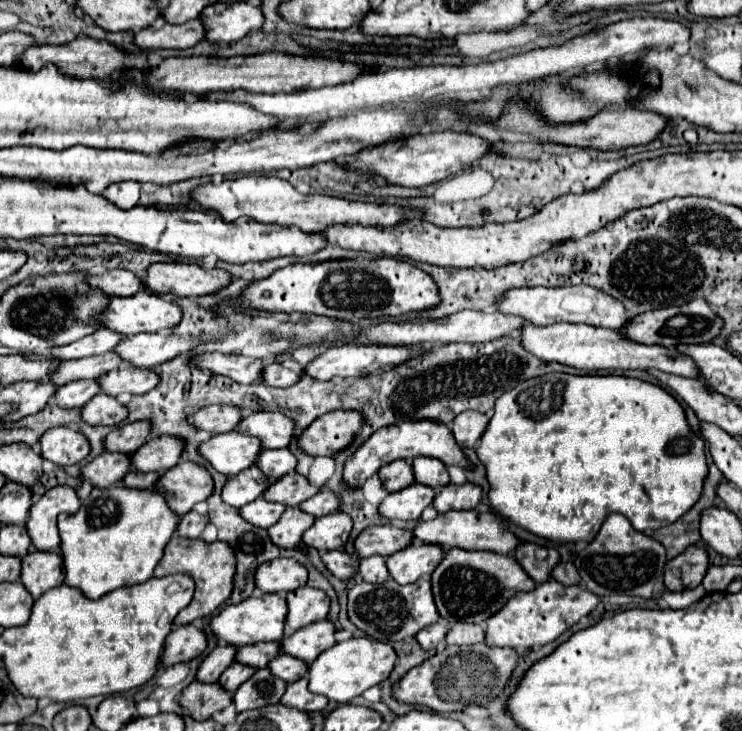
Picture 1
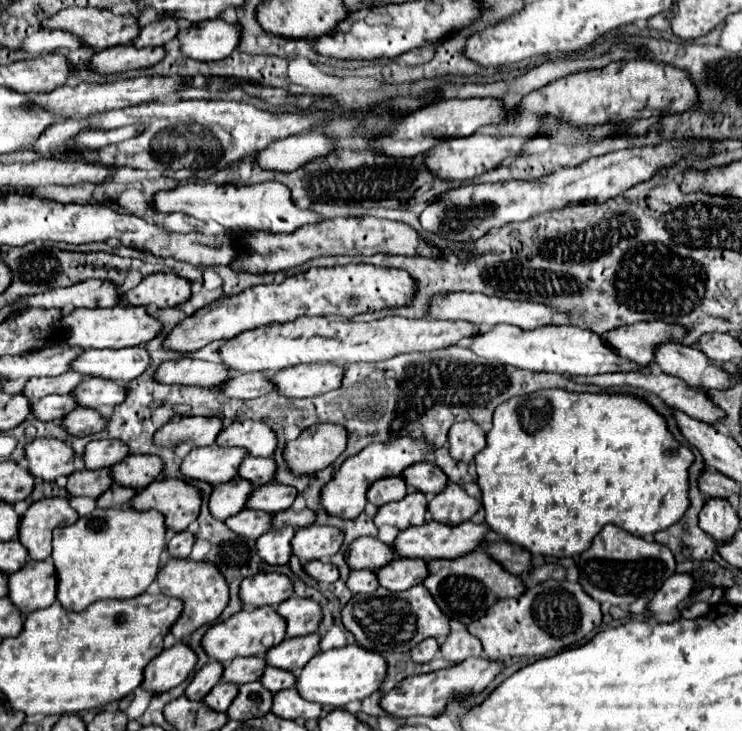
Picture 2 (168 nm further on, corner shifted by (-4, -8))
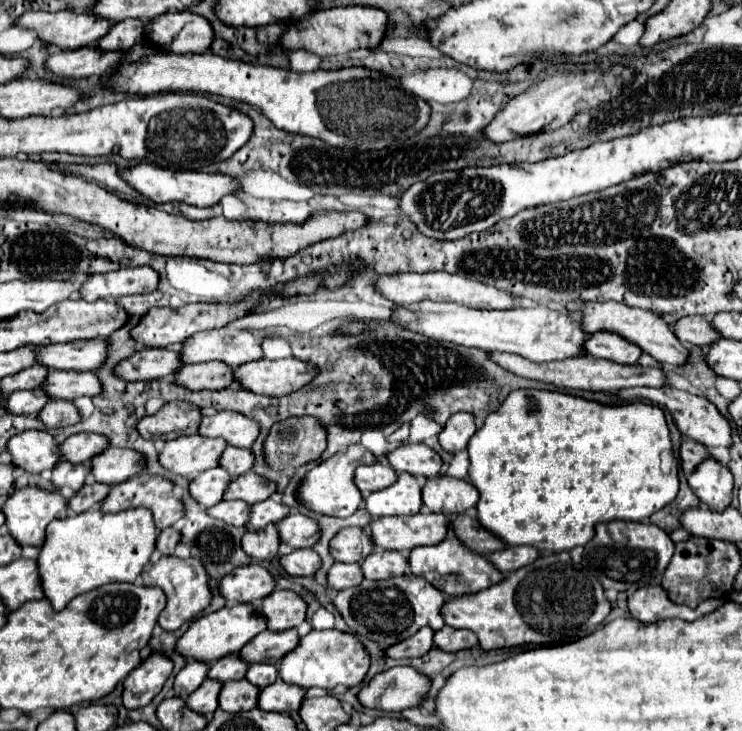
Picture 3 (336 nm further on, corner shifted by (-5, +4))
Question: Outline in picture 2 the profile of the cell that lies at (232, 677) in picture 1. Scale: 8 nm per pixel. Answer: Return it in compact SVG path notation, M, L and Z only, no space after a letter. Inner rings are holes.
M219 682L219 684L203 698L203 702L205 702L211 710L215 710L215 712L227 712L231 700L237 696L237 688L239 688L237 684L233 686L233 684L227 684L227 682Z

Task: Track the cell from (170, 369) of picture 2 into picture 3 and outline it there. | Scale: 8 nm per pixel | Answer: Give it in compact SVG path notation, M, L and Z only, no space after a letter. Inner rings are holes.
M152 348L140 350L134 356L122 360L116 366L116 374L124 380L158 380L158 378L172 378L184 362L180 360L180 352L166 350L166 348Z

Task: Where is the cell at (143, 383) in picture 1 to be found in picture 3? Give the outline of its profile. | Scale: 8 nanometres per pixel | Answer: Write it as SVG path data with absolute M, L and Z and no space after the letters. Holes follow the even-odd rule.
M50 370L42 390L52 400L76 400L80 396L98 396L102 392L102 384L94 372Z

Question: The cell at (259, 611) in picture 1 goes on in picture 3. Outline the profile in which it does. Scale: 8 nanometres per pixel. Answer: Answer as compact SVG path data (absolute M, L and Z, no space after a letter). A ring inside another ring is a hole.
M236 604L232 608L228 606L194 620L192 626L186 630L186 634L178 640L178 650L188 658L196 658L200 662L212 664L226 654L240 652L240 648L244 648L256 634L264 630L266 630L264 616L256 616L256 608L252 604Z

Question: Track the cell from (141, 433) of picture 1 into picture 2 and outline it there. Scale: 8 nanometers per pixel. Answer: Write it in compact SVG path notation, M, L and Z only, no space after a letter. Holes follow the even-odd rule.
M93 440L85 446L83 462L87 470L99 470L111 468L125 456L127 452L123 452L123 444L119 444L119 440Z

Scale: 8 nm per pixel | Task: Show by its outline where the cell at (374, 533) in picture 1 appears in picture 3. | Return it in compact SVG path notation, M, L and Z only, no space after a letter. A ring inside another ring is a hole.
M344 528L330 542L330 552L336 562L362 562L366 556L374 552L372 536L364 532L364 528Z

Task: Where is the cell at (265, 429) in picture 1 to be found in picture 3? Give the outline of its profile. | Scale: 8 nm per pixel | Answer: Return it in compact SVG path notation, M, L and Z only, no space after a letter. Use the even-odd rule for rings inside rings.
M216 412L214 416L202 418L198 434L206 438L224 438L232 446L252 448L260 434L260 424L238 412Z

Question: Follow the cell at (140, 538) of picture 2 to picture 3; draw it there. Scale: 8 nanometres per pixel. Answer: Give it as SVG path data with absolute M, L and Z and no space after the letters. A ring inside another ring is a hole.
M146 508L122 510L116 514L88 510L48 524L38 566L42 588L52 608L64 610L72 598L108 582L134 582L150 562L156 538L154 516Z

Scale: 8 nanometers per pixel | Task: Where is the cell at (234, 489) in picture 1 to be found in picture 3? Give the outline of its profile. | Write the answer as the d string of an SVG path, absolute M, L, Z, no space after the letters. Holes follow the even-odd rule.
M218 466L218 468L206 470L206 472L200 472L198 476L194 476L194 480L190 482L190 494L204 508L210 508L210 506L222 502L224 492L230 482L232 482L232 478L228 476L228 472L224 472L224 468Z

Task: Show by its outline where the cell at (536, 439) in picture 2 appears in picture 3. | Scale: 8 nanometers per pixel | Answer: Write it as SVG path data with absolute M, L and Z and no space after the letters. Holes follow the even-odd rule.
M514 390L506 396L506 400L500 404L496 412L492 412L484 426L472 436L468 444L470 454L470 482L478 488L480 500L478 500L478 520L484 528L494 532L498 538L502 538L508 546L534 546L540 552L564 552L572 550L574 546L584 546L592 540L592 534L596 534L596 524L610 522L610 520L644 520L650 518L654 512L664 508L664 504L670 504L676 498L678 492L678 460L672 450L672 440L668 432L668 424L664 418L664 412L656 404L620 404L620 406L608 406L592 400L584 400L578 396L562 394L562 392L548 392L548 390Z

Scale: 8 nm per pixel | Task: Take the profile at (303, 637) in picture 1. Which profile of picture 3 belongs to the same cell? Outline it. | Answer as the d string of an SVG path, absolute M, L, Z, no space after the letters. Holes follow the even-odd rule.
M290 628L284 632L260 632L258 636L252 638L250 644L246 644L240 650L240 656L250 662L272 662L272 664L280 664L280 660L292 652L292 648L296 648L296 644L300 642L298 630Z

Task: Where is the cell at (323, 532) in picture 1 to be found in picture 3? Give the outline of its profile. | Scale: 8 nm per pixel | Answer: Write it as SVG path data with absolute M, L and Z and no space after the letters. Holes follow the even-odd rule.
M290 514L278 526L282 542L294 548L312 548L320 540L320 526L304 514Z

